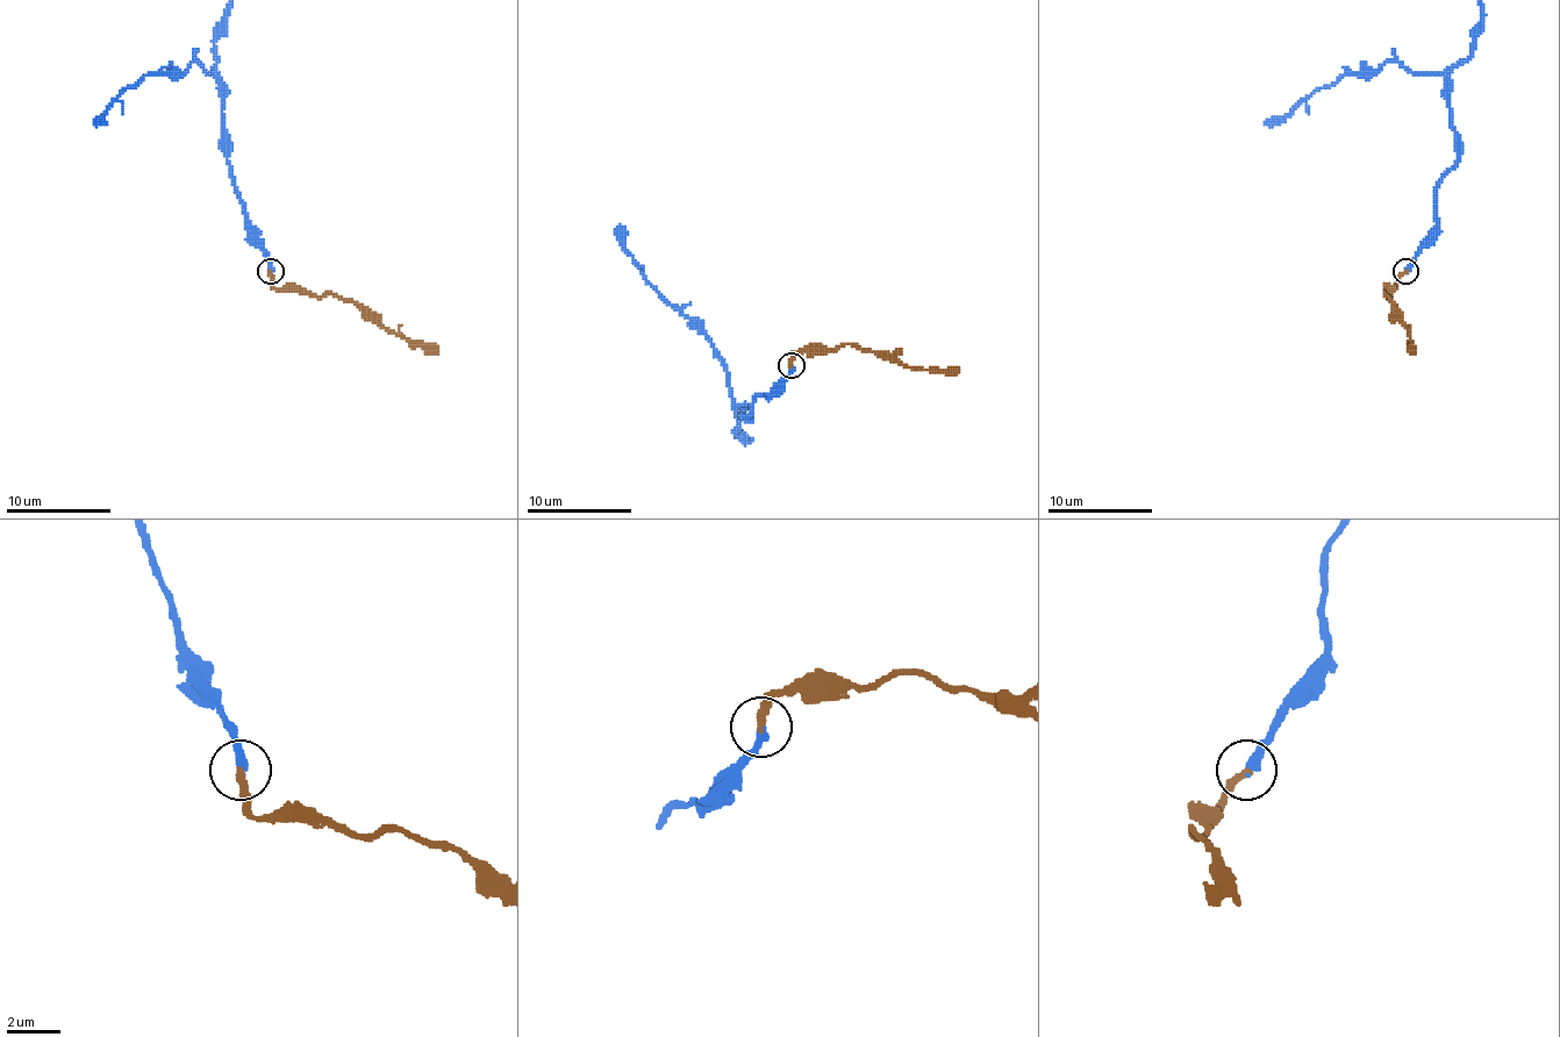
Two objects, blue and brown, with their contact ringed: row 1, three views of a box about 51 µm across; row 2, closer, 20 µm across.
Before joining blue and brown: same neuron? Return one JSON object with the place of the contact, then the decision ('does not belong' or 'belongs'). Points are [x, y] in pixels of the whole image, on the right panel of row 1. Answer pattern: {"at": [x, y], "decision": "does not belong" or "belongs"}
{"at": [1405, 271], "decision": "belongs"}

